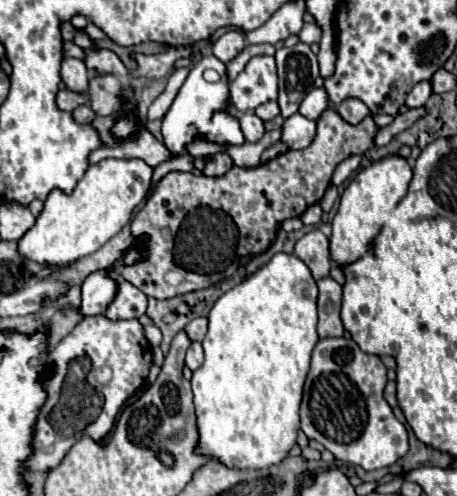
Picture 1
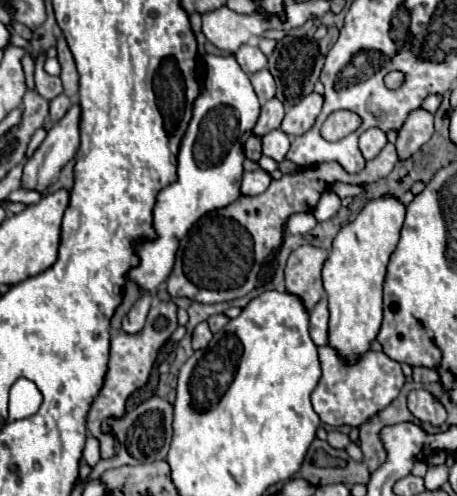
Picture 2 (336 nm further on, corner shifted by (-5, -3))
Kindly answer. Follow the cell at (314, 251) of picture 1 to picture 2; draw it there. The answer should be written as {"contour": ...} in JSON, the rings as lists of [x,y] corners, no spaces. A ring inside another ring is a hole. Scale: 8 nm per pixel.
{"contour":[[[302,245],[290,253],[286,263],[286,291],[298,295],[306,309],[312,309],[324,295],[322,287],[322,265],[328,257],[326,249],[314,245]]]}

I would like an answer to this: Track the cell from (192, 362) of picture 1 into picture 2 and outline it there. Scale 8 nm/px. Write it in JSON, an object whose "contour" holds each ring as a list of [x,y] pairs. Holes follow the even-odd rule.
{"contour":[[[200,323],[200,325],[194,329],[194,333],[192,333],[192,349],[198,351],[198,349],[208,347],[210,339],[212,339],[212,333],[210,333],[208,325],[206,325],[206,323]]]}

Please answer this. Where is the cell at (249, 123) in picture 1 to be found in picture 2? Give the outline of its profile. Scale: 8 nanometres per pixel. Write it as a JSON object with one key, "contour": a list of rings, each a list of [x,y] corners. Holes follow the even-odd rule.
{"contour":[[[274,129],[262,137],[262,153],[266,157],[272,157],[276,163],[282,163],[286,159],[288,149],[290,149],[290,137],[280,129]]]}

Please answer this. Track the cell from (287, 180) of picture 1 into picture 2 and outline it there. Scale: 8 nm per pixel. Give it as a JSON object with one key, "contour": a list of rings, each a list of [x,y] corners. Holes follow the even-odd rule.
{"contour":[[[386,143],[386,147],[374,159],[366,161],[366,169],[360,173],[350,175],[340,167],[340,163],[318,163],[306,169],[298,169],[292,175],[282,175],[282,179],[274,179],[270,187],[256,195],[240,195],[234,203],[210,211],[200,217],[186,237],[180,241],[176,253],[176,265],[168,277],[168,295],[170,297],[188,297],[196,303],[224,303],[238,297],[244,297],[256,287],[258,273],[262,265],[274,261],[280,251],[284,225],[290,215],[312,211],[324,191],[328,191],[336,181],[368,185],[382,177],[386,177],[398,161],[398,153],[394,143]],[[250,237],[252,237],[252,251],[250,255]]]}

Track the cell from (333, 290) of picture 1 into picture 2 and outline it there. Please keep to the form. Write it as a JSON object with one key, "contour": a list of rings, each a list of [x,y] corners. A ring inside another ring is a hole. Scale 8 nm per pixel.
{"contour":[[[322,297],[320,303],[310,313],[310,337],[322,347],[328,345],[328,299]]]}

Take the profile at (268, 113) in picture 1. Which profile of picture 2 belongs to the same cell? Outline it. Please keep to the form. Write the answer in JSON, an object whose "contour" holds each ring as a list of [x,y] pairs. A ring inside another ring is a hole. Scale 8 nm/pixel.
{"contour":[[[274,97],[274,99],[270,99],[270,101],[266,101],[266,103],[262,105],[258,123],[256,123],[256,127],[252,129],[252,133],[258,135],[258,137],[262,137],[264,133],[268,133],[268,131],[272,131],[272,129],[278,129],[280,123],[282,123],[282,119],[284,119],[284,107],[282,107],[282,103]]]}

